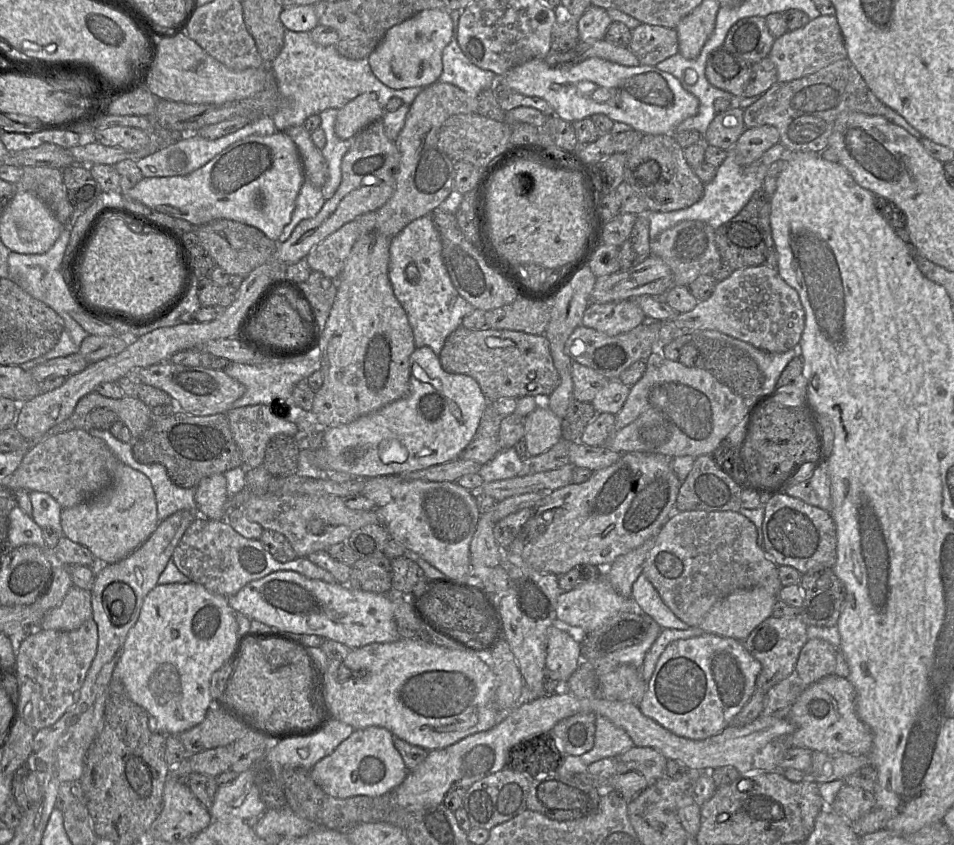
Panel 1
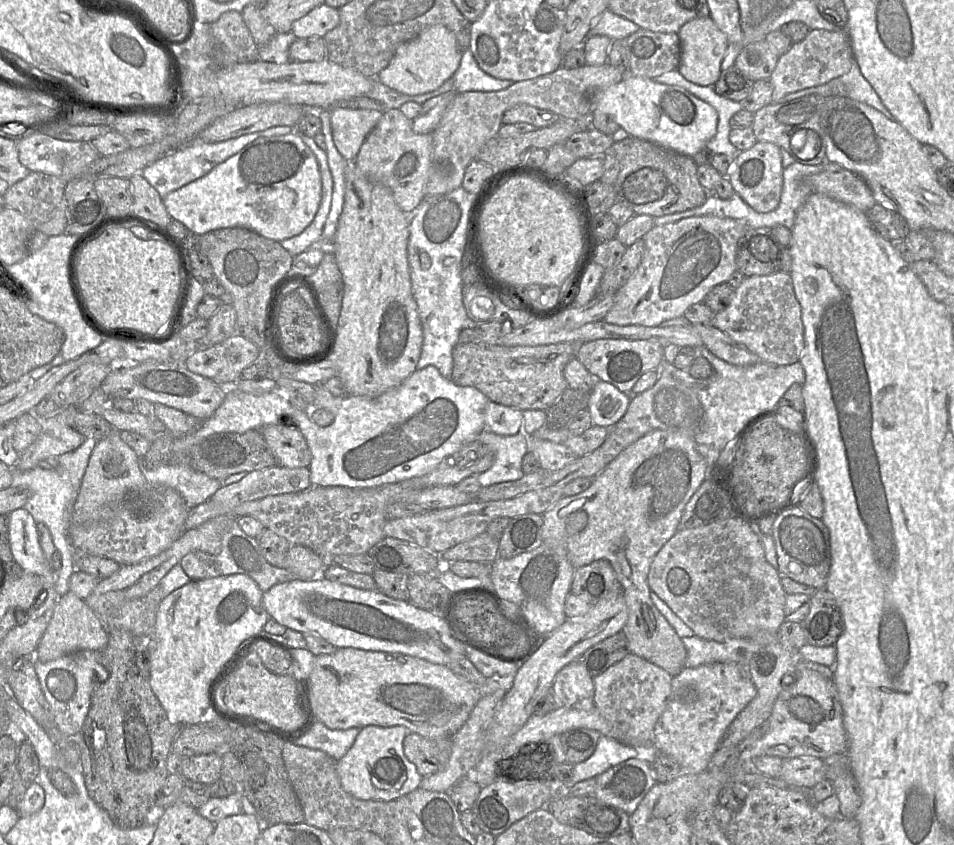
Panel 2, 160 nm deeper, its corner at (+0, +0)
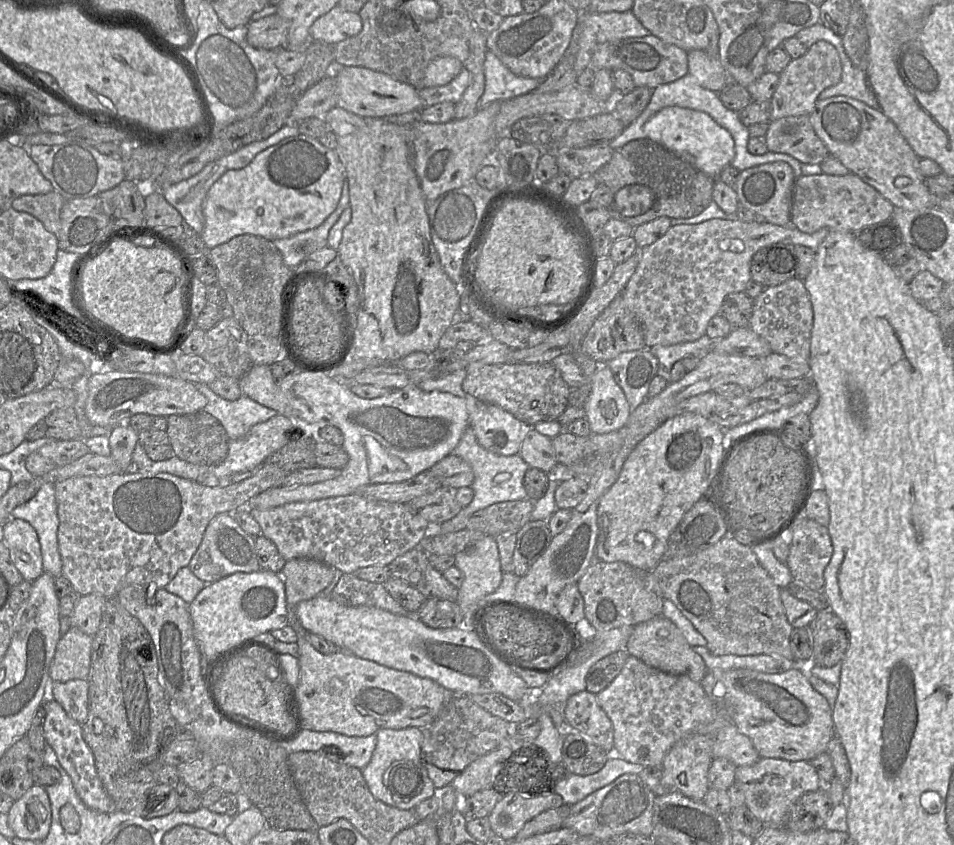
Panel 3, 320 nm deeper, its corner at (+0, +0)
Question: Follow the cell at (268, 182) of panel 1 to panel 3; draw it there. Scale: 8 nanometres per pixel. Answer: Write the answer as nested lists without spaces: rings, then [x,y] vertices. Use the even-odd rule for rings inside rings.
[[[304,134],[285,138],[258,153],[246,167],[228,170],[211,186],[202,204],[205,224],[200,237],[212,249],[243,234],[272,241],[314,229],[336,209],[345,177],[345,168],[335,149],[328,149],[318,139]]]

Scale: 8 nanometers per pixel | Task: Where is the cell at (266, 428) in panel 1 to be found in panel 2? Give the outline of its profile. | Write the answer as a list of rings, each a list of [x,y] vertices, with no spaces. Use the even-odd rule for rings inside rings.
[[[274,424],[262,427],[260,432],[275,456],[277,466],[309,467],[312,453],[299,428]]]

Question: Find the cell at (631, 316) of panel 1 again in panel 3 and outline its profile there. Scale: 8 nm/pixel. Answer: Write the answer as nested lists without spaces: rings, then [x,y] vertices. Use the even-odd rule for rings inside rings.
[[[710,219],[699,224],[671,226],[657,241],[641,251],[635,272],[622,291],[627,307],[636,315],[647,348],[694,342],[706,335],[709,321],[719,314],[728,294],[745,292],[753,282],[751,261],[760,249],[779,242],[790,244],[790,230],[770,223]]]

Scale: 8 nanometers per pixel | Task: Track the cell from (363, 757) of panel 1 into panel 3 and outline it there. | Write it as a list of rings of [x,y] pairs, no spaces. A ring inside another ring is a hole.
[[[417,727],[379,729],[377,743],[370,762],[361,770],[372,795],[387,805],[403,810],[414,810],[437,788],[429,778],[421,758],[422,730]]]

